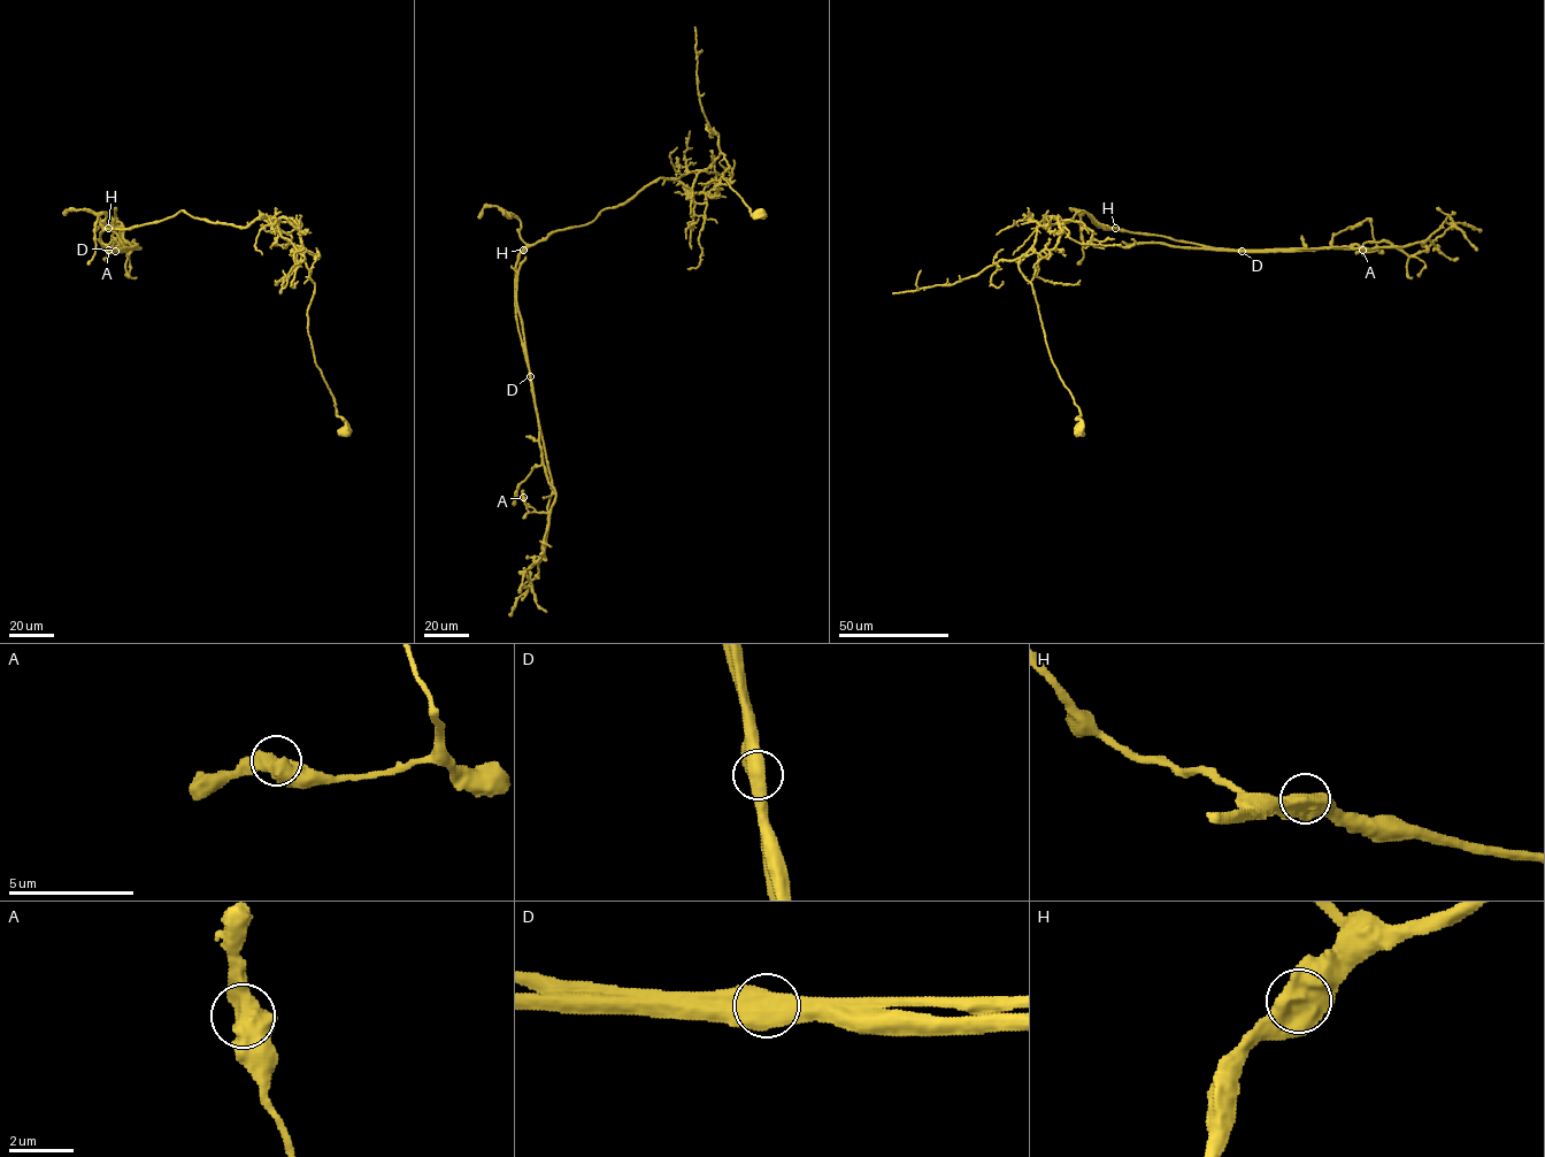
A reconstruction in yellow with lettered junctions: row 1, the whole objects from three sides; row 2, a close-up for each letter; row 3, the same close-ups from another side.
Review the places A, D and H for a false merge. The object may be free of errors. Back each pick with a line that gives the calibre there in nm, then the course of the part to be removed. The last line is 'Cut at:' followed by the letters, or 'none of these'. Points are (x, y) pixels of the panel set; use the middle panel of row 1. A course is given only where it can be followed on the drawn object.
D: calibre 650 nm; course (530, 375), (542, 464), (555, 500), (538, 575), (517, 598), (509, 617)
Cut at: D

